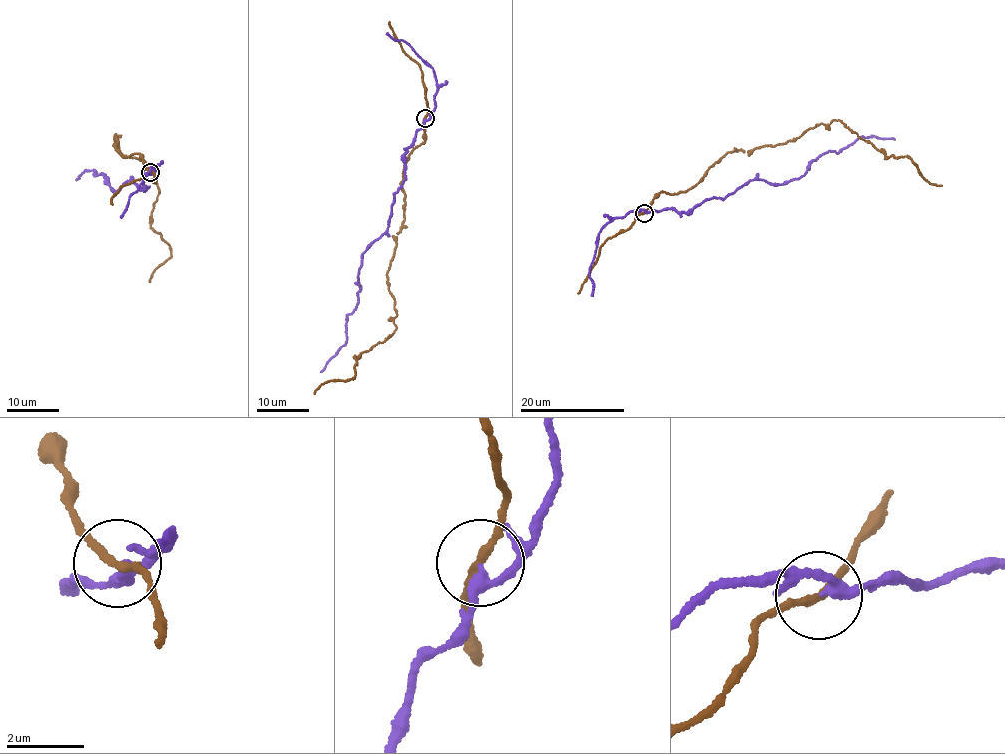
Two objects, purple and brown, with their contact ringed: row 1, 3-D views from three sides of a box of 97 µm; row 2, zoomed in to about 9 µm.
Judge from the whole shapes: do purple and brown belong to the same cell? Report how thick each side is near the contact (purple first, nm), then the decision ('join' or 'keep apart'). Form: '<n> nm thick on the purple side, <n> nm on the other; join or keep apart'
240 nm thick on the purple side, 180 nm on the other; keep apart

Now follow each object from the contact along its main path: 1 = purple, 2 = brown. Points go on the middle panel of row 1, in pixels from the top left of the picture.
1: (425, 117), (405, 154), (404, 177), (387, 228), (363, 252), (345, 344), (320, 371)
2: (425, 117), (424, 142), (406, 160), (388, 275), (395, 330), (355, 357), (355, 376), (314, 394)

